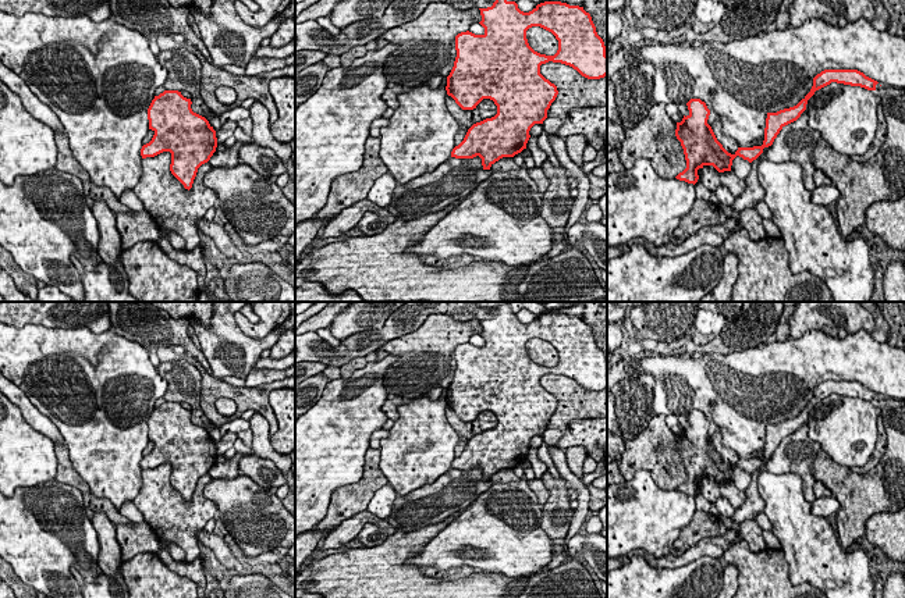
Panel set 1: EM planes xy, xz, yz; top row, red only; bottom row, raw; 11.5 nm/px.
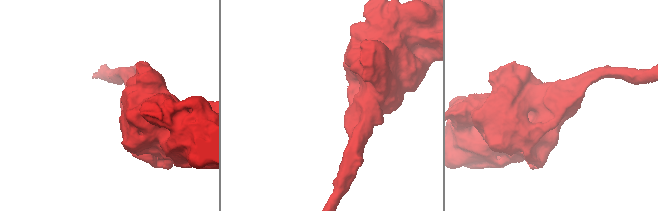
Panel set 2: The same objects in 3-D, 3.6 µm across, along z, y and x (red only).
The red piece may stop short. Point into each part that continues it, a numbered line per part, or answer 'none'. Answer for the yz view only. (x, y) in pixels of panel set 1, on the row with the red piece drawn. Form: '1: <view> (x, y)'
none

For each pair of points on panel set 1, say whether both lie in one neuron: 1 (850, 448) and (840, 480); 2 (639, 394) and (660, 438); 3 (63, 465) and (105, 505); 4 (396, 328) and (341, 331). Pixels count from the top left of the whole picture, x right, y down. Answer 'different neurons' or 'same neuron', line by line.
1: different neurons
2: different neurons
3: same neuron
4: same neuron

